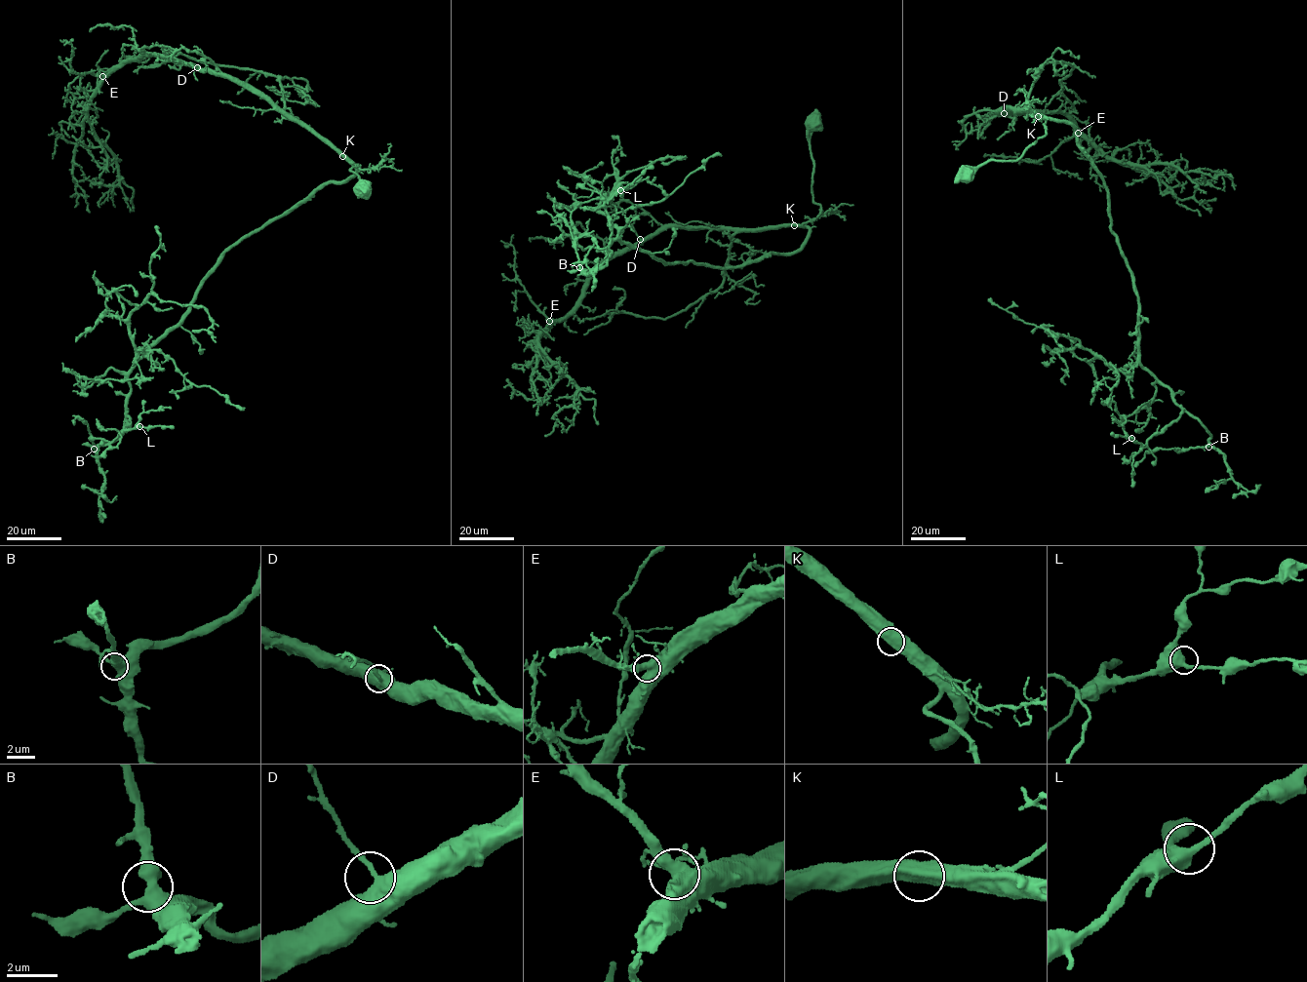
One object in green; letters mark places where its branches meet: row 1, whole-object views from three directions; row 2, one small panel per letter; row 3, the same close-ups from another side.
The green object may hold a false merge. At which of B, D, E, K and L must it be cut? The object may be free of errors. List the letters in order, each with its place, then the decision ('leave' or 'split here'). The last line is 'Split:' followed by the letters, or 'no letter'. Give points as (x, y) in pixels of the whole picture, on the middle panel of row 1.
B: at (579, 267); leave
D: at (640, 239); leave
E: at (549, 321); leave
K: at (794, 225); leave
L: at (620, 190); leave
Split: no letter

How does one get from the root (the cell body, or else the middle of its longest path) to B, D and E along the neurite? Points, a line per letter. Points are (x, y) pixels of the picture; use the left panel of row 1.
B: (363, 190), (353, 166), (228, 249), (190, 311), (128, 375), (124, 430), (94, 449)
D: (363, 190), (356, 185), (359, 197), (358, 189), (367, 189), (351, 165), (303, 127), (249, 89), (197, 67)
E: (363, 190), (356, 185), (359, 197), (358, 189), (367, 189), (336, 151), (227, 77), (146, 55), (102, 76)

